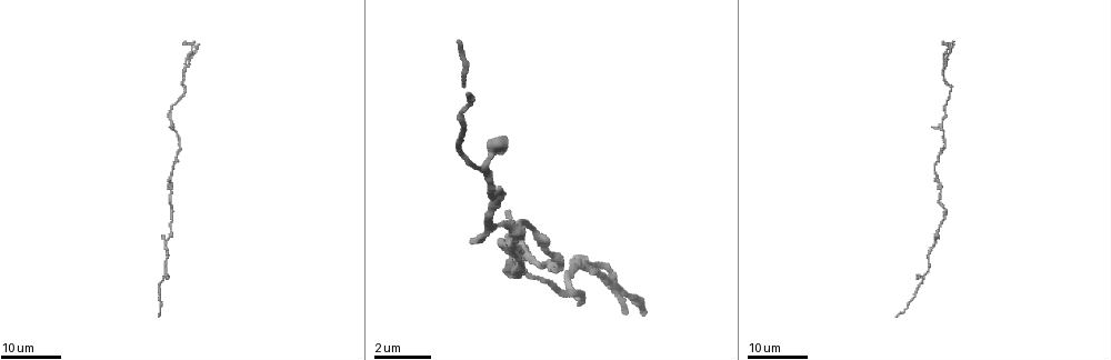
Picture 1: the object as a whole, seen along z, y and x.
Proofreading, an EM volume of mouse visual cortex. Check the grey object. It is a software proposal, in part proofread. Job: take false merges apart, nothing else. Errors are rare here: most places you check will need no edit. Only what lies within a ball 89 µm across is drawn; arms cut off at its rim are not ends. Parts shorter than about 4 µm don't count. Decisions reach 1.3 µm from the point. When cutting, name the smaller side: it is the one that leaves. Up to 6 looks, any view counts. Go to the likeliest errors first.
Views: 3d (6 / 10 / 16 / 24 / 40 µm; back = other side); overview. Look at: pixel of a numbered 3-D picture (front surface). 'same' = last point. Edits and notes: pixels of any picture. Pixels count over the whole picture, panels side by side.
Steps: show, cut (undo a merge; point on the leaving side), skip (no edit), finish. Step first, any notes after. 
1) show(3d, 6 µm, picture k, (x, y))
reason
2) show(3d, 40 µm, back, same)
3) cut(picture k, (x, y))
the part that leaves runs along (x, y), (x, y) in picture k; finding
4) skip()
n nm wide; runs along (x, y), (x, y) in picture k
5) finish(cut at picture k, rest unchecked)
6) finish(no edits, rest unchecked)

show(3d, 16 µm, picture 1, (935, 240))
thin neck

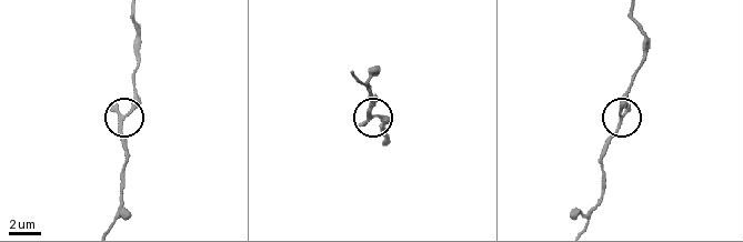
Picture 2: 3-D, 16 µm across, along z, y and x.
show(3d, 10 µm, picture 2, (375, 117))
closer look

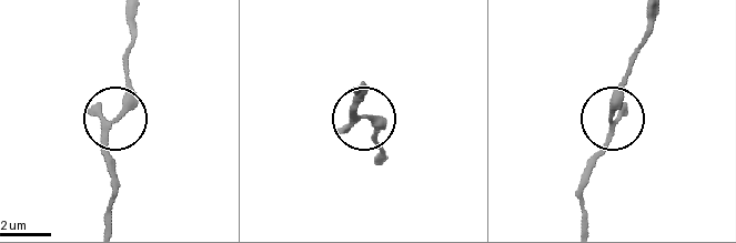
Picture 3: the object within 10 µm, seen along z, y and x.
skip()
runs along (653, 14), (651, 34), (611, 117), (604, 149), (583, 184) in picture 3; all the same neuron

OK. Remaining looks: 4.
show(3d, 24 µm, picture 1, (164, 280))
three-way junction

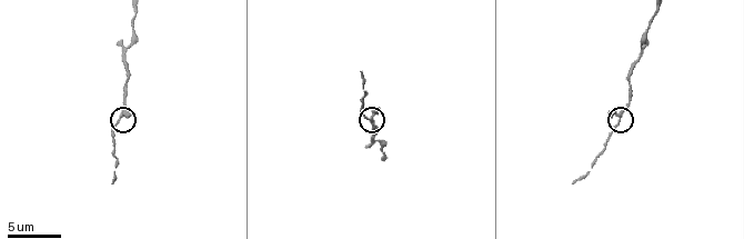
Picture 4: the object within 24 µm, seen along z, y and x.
show(3d, 6 µm, picture 4, (118, 122))

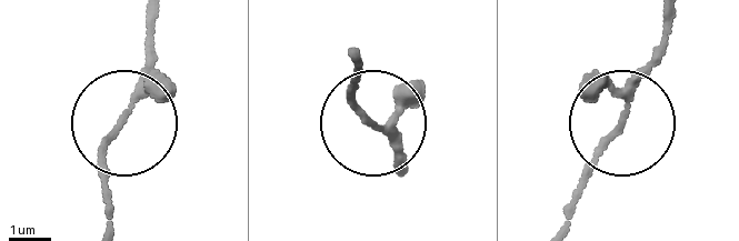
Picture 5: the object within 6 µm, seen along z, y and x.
skip()
runs along (667, 18), (663, 50), (575, 206) in picture 5; one neuron here

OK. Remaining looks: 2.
show(3d, 16 µm, picture 1, (952, 91))
thin neck

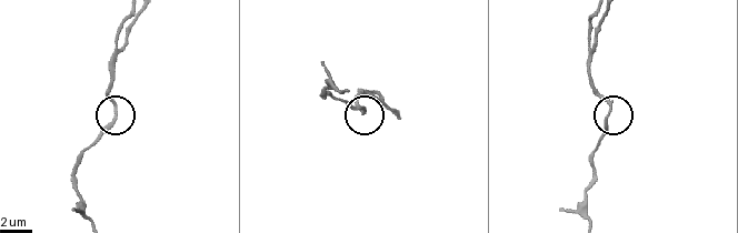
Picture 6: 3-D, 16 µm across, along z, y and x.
show(3d, 6 µm, picture 6, (114, 107))

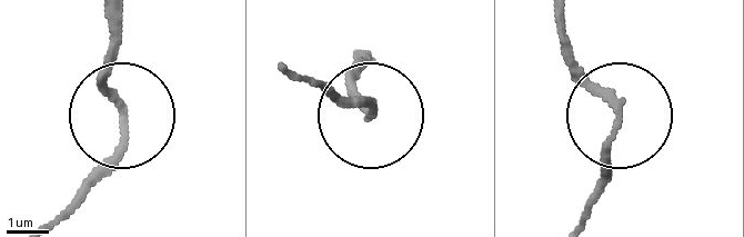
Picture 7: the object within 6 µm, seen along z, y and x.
skip()
runs along (581, 219), (616, 114), (556, 21) in picture 7; continuous, no second neuron

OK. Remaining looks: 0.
finish(no edits, rest unchecked)

